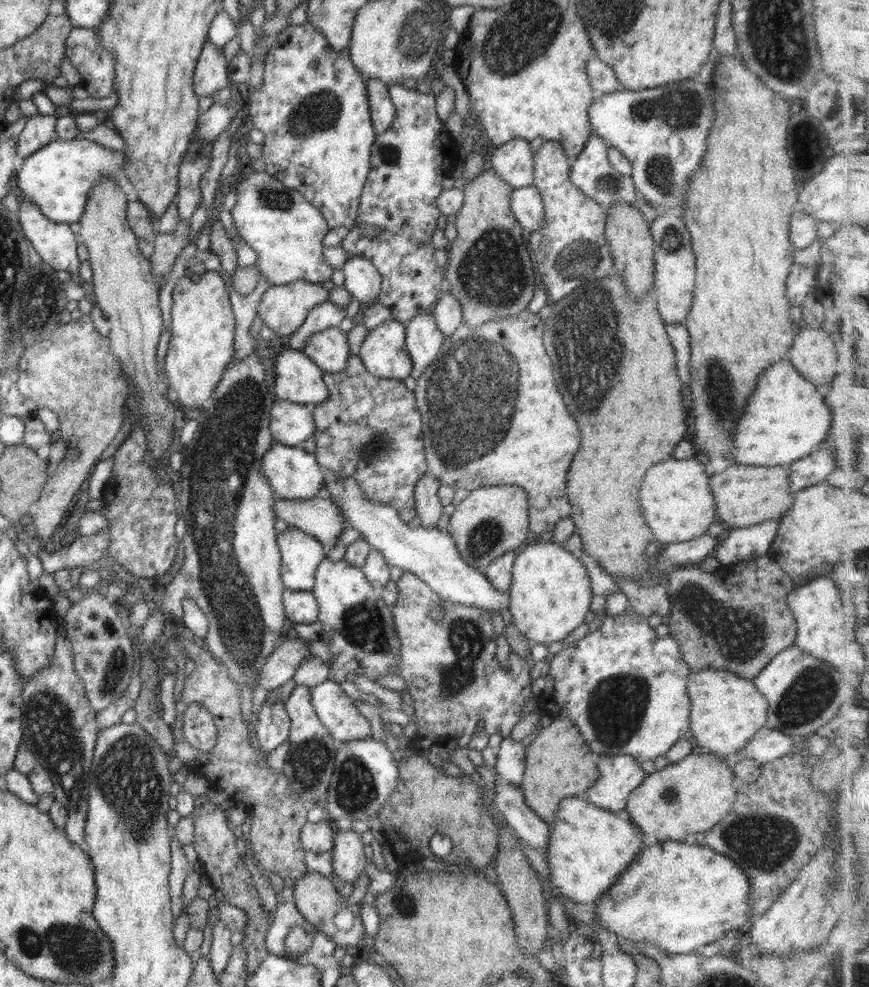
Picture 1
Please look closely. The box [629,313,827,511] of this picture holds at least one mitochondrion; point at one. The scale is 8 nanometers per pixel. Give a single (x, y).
(721, 388)

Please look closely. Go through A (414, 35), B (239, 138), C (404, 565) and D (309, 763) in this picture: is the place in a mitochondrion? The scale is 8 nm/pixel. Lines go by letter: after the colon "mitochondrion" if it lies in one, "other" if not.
A: mitochondrion
B: other
C: other
D: mitochondrion

